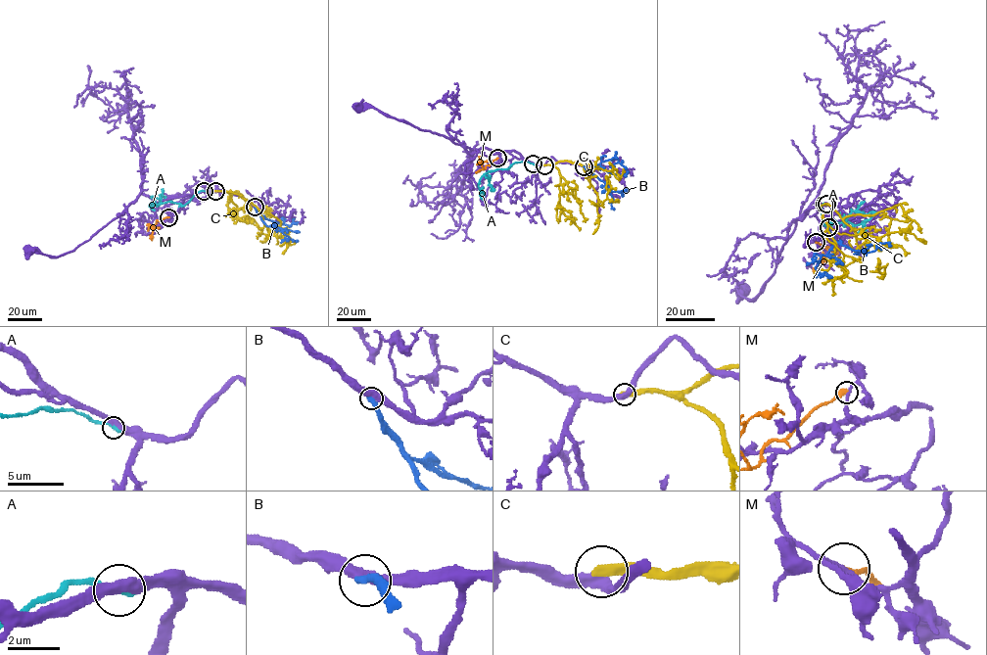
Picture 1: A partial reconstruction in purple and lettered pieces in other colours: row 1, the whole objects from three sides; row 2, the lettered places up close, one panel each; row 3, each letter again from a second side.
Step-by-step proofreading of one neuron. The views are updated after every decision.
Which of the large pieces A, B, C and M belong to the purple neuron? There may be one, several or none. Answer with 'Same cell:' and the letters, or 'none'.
Same cell: none

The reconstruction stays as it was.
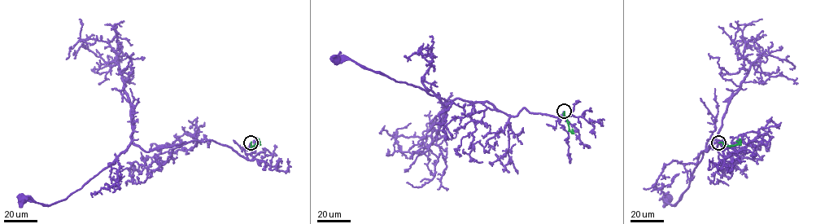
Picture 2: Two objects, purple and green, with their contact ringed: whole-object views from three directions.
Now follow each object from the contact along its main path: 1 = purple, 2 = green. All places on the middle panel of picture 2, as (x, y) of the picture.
1: (564, 111), (560, 122), (524, 107), (508, 116), (486, 102), (443, 104), (416, 86), (335, 59)
2: (564, 111), (570, 131)

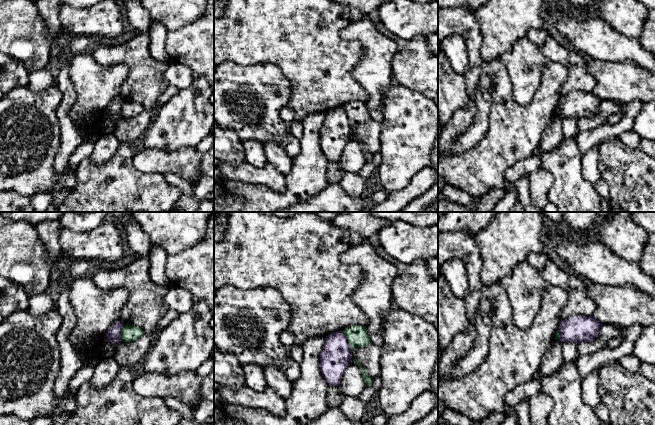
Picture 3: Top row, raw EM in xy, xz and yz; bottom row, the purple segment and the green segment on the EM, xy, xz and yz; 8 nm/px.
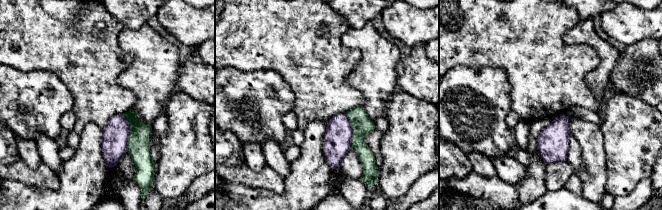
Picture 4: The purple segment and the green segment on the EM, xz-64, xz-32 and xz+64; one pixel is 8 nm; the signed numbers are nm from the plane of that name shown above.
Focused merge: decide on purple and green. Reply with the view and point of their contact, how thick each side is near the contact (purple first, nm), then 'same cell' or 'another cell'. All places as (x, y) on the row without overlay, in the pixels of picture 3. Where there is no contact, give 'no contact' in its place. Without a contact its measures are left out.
meets purple in xz at (347, 116); 240 nm thick on the purple side, 170 nm on the other; another cell

